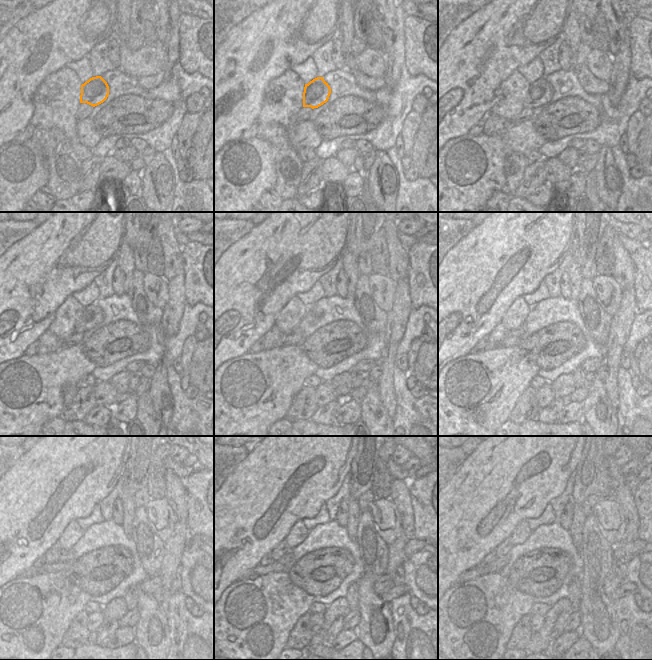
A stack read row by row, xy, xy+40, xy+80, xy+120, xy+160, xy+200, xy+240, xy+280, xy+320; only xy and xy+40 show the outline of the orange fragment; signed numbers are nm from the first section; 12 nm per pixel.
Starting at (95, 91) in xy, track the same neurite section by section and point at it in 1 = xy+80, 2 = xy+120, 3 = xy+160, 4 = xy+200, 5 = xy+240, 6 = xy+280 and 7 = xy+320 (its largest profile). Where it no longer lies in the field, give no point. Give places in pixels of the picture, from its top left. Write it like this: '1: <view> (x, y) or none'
1: xy+80 (539, 92)
2: xy+120 (92, 315)
3: xy+160 (310, 317)
4: xy+200 (518, 332)
5: xy+240 (66, 556)
6: xy+280 (286, 560)
7: xy+320 (495, 566)

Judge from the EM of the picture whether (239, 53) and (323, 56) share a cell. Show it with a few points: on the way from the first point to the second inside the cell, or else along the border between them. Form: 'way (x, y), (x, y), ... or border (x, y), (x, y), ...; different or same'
border (330, 40), (322, 44), (311, 55); different

